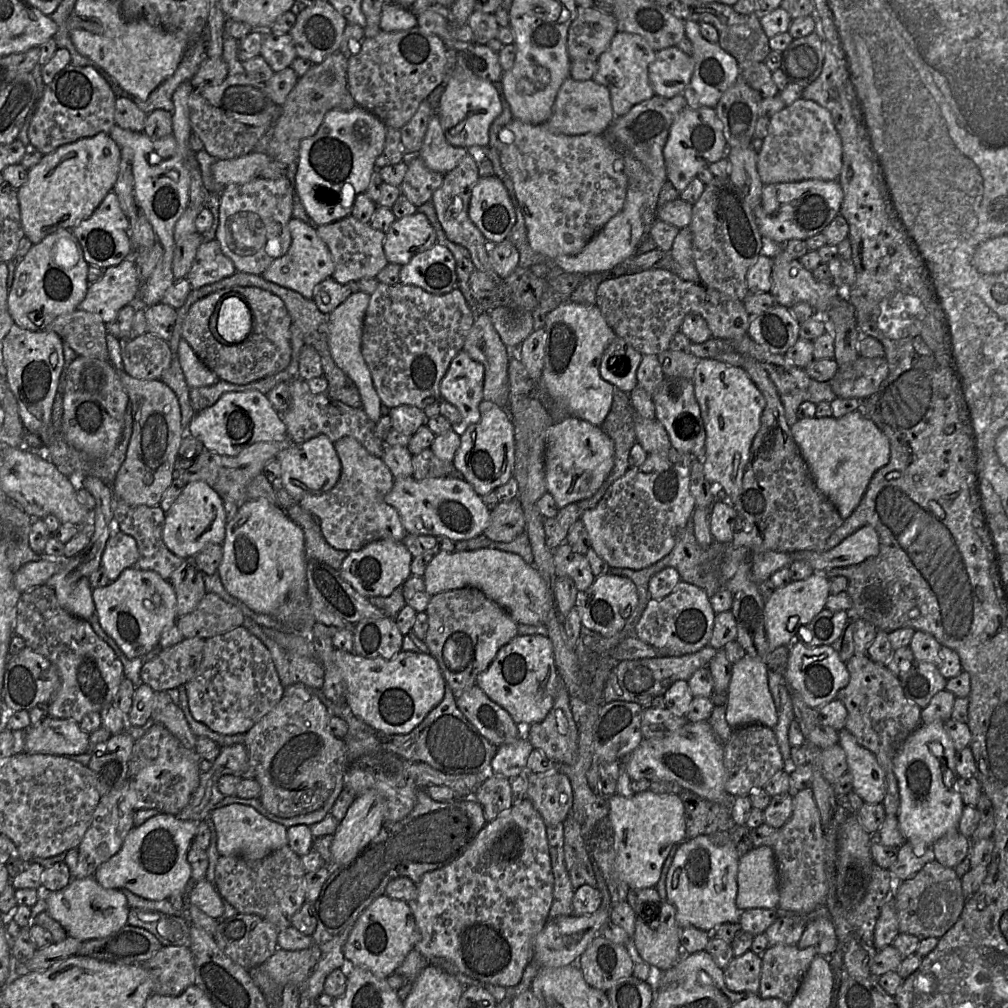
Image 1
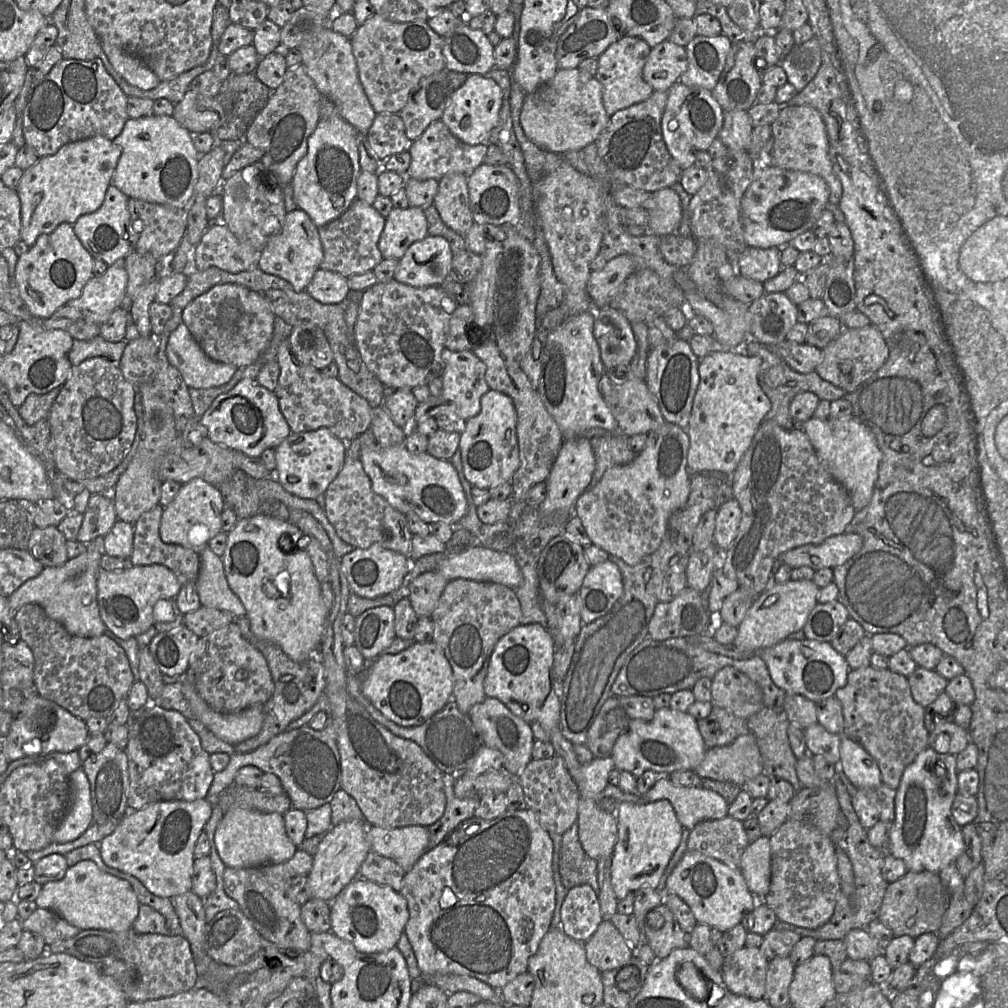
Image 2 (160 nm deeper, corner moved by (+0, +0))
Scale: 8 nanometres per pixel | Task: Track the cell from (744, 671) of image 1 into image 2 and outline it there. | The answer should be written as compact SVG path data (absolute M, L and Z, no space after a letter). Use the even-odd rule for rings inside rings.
M812 580L772 582L753 601L744 619L737 627L733 645L744 652L756 652L785 640L790 634L803 629L817 602L819 587Z

